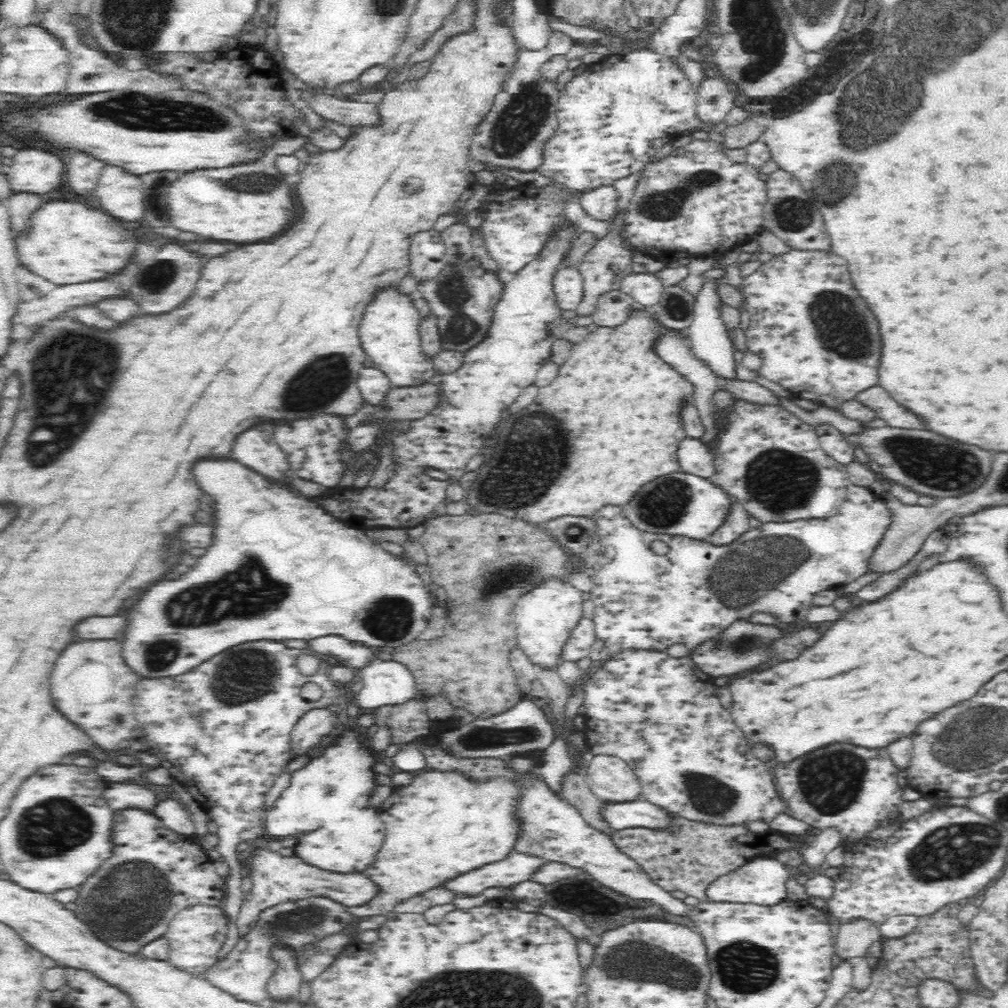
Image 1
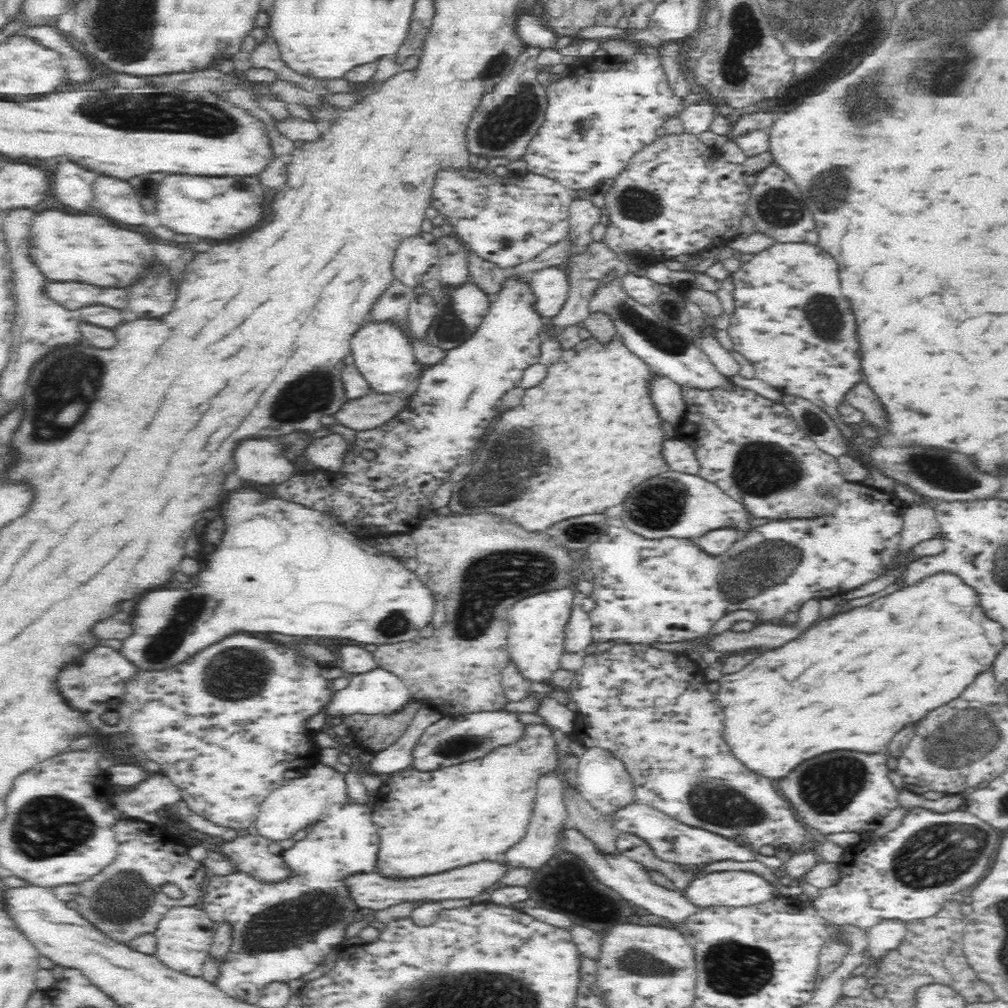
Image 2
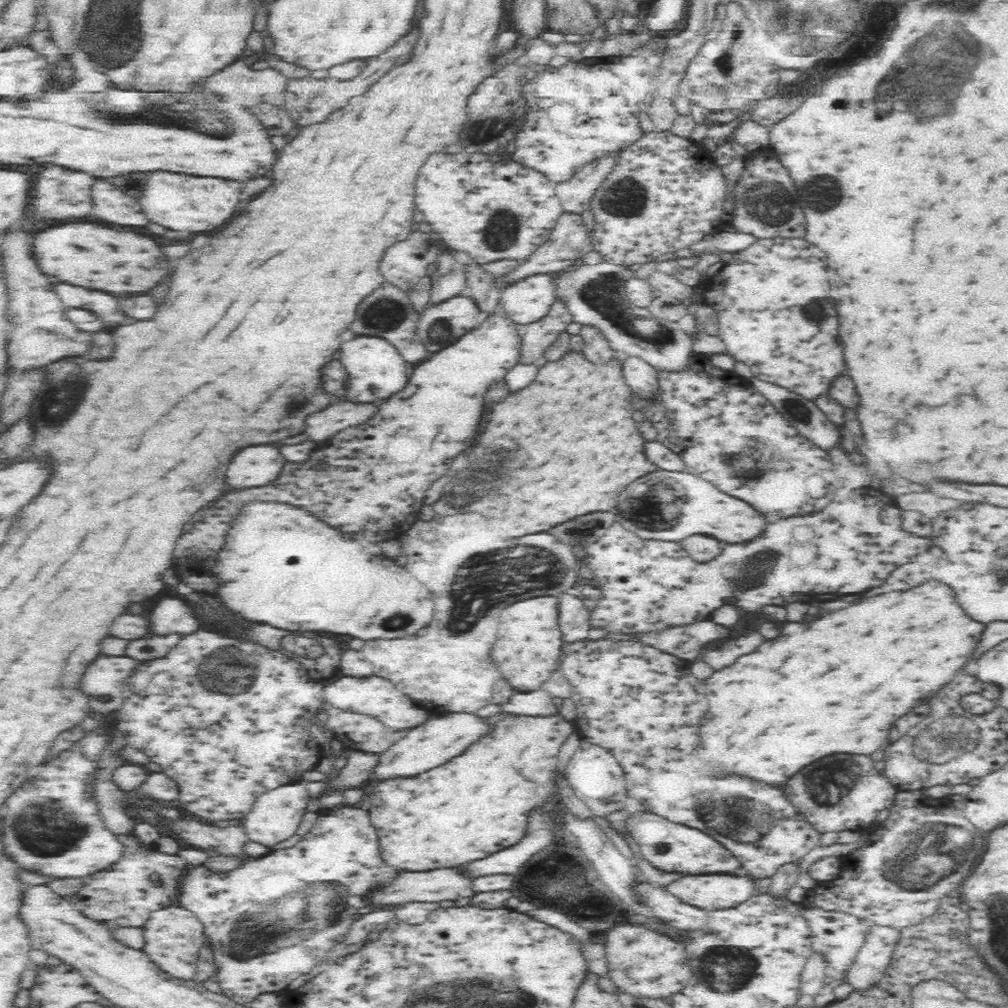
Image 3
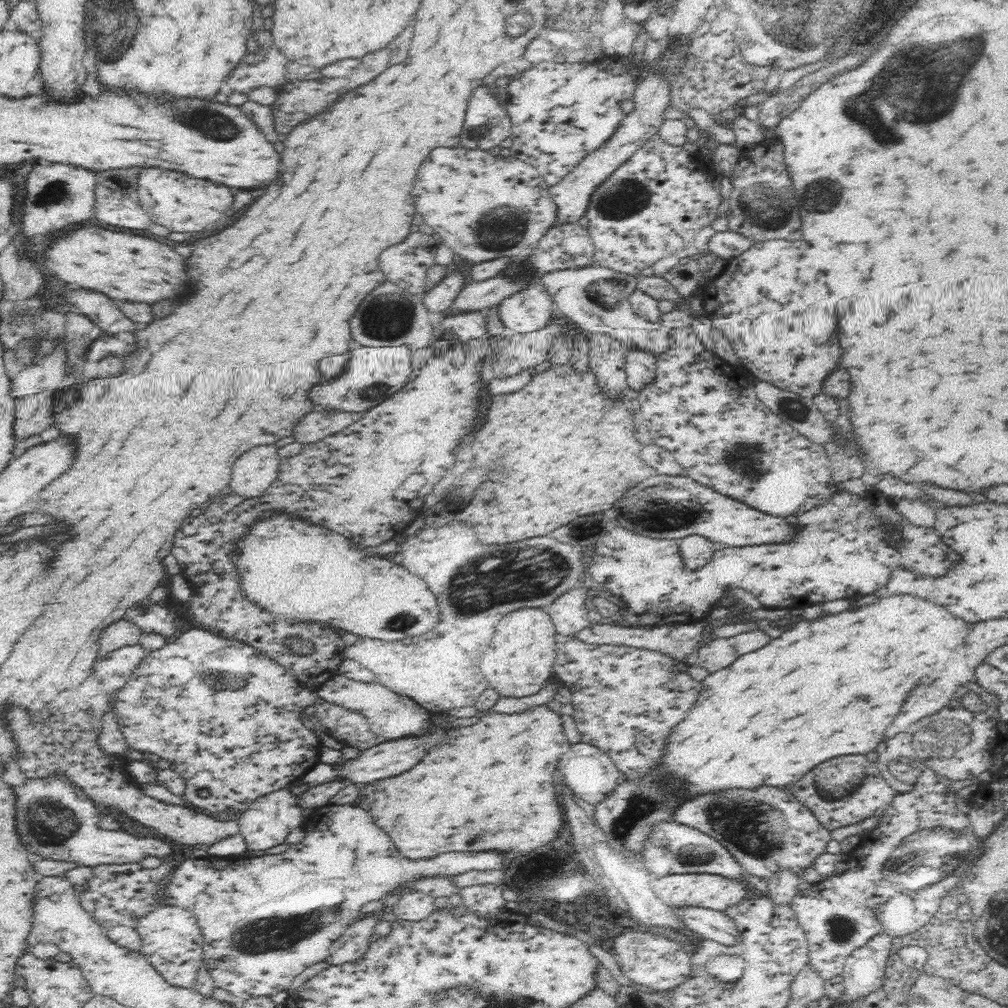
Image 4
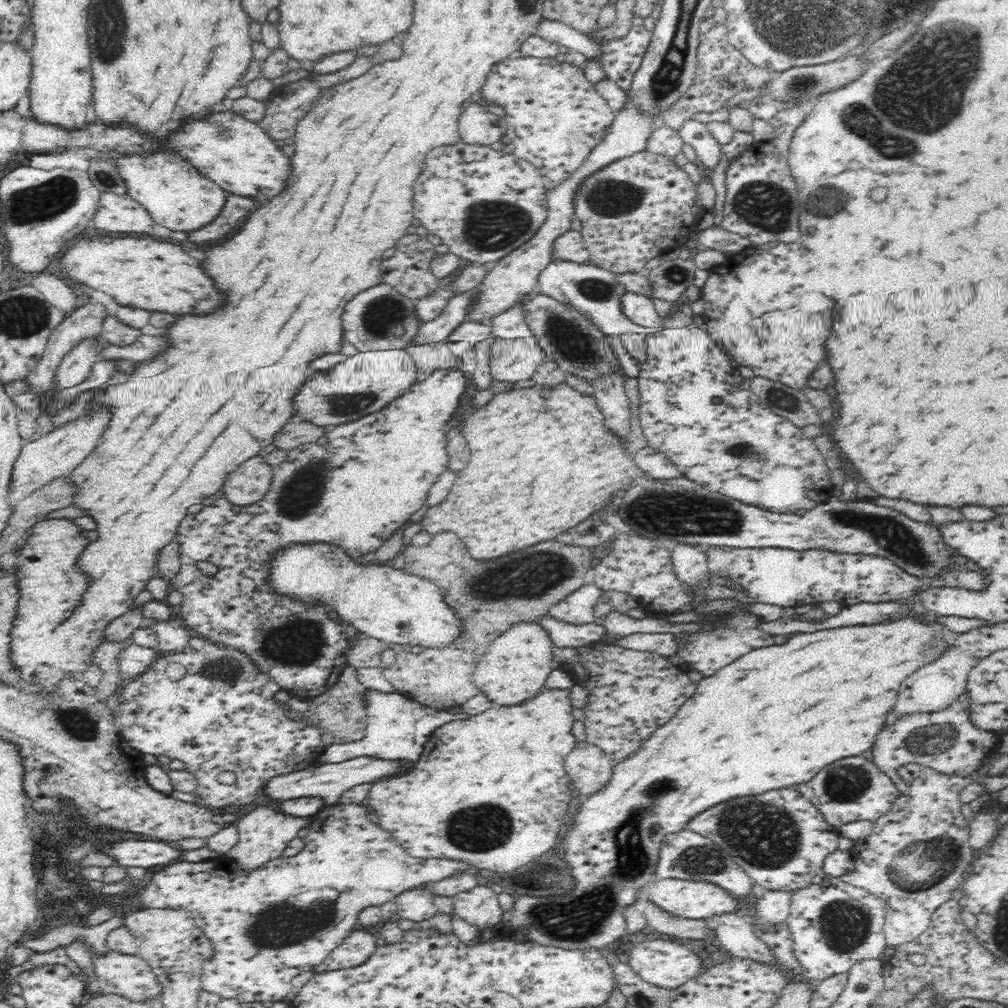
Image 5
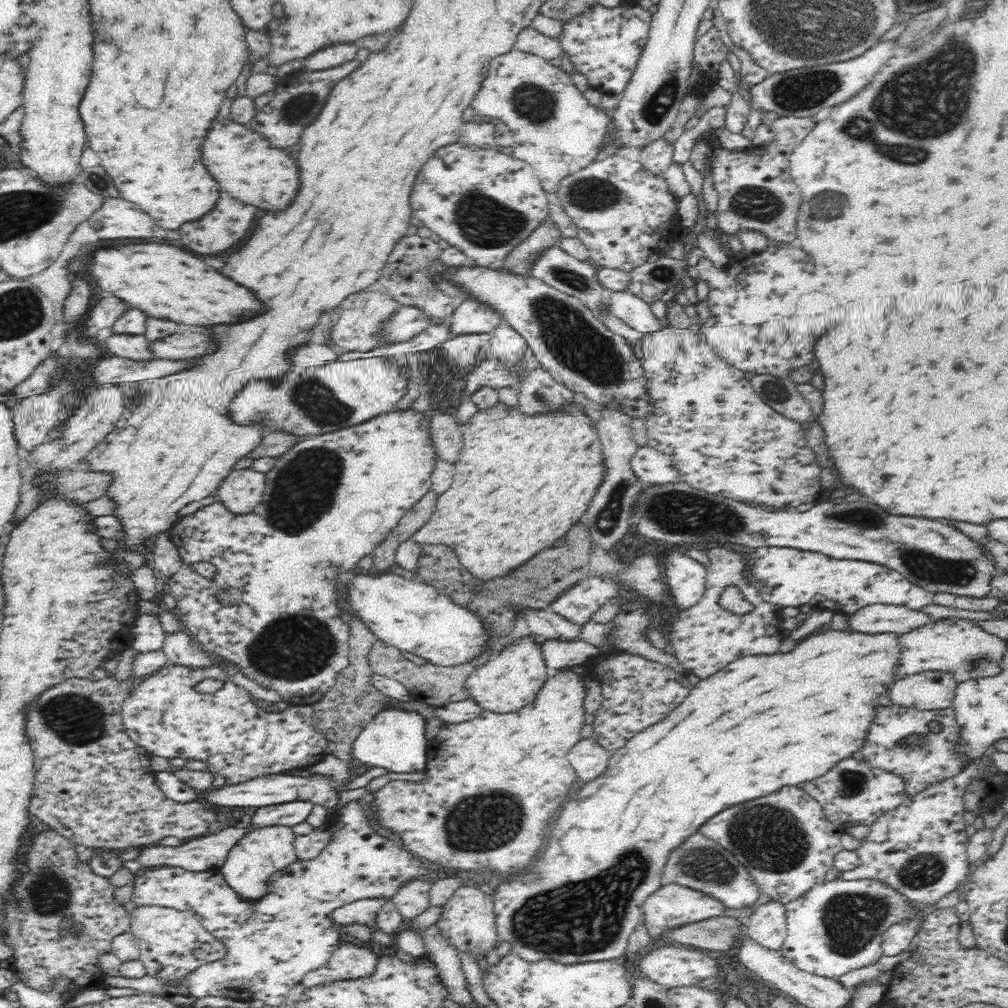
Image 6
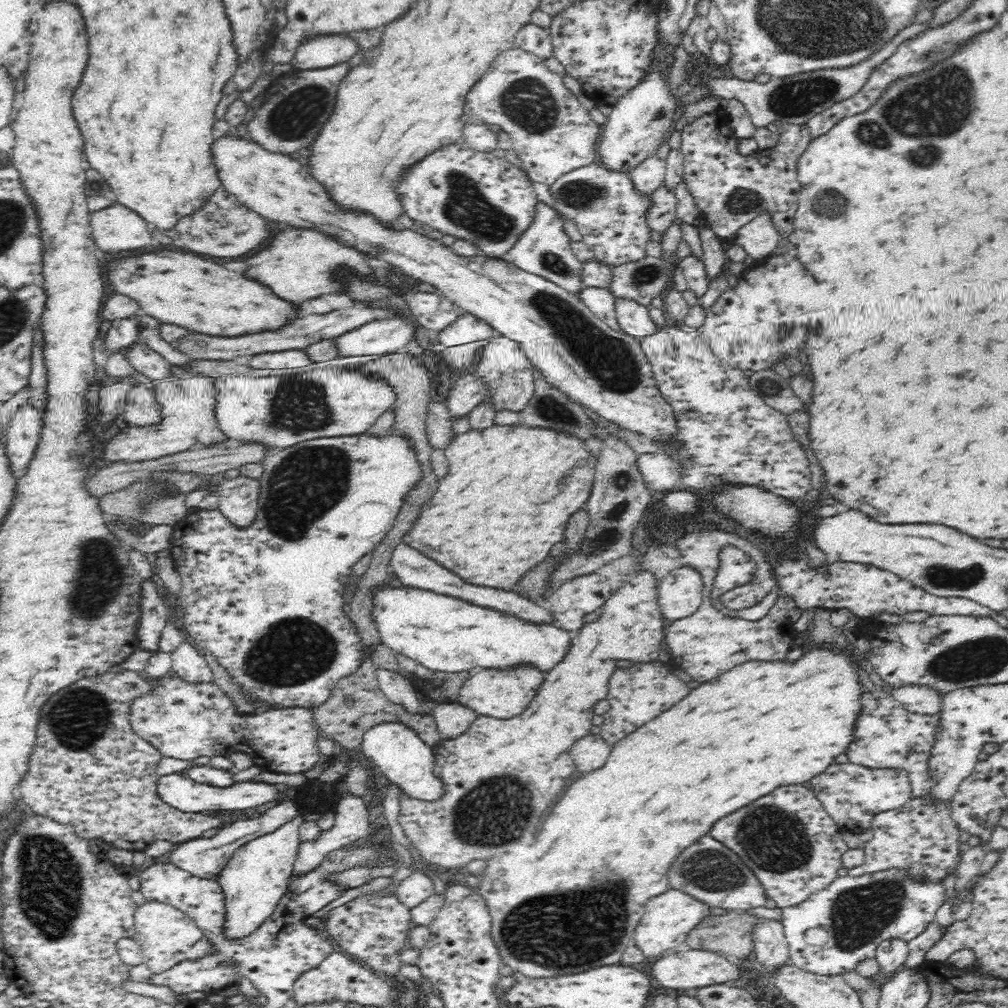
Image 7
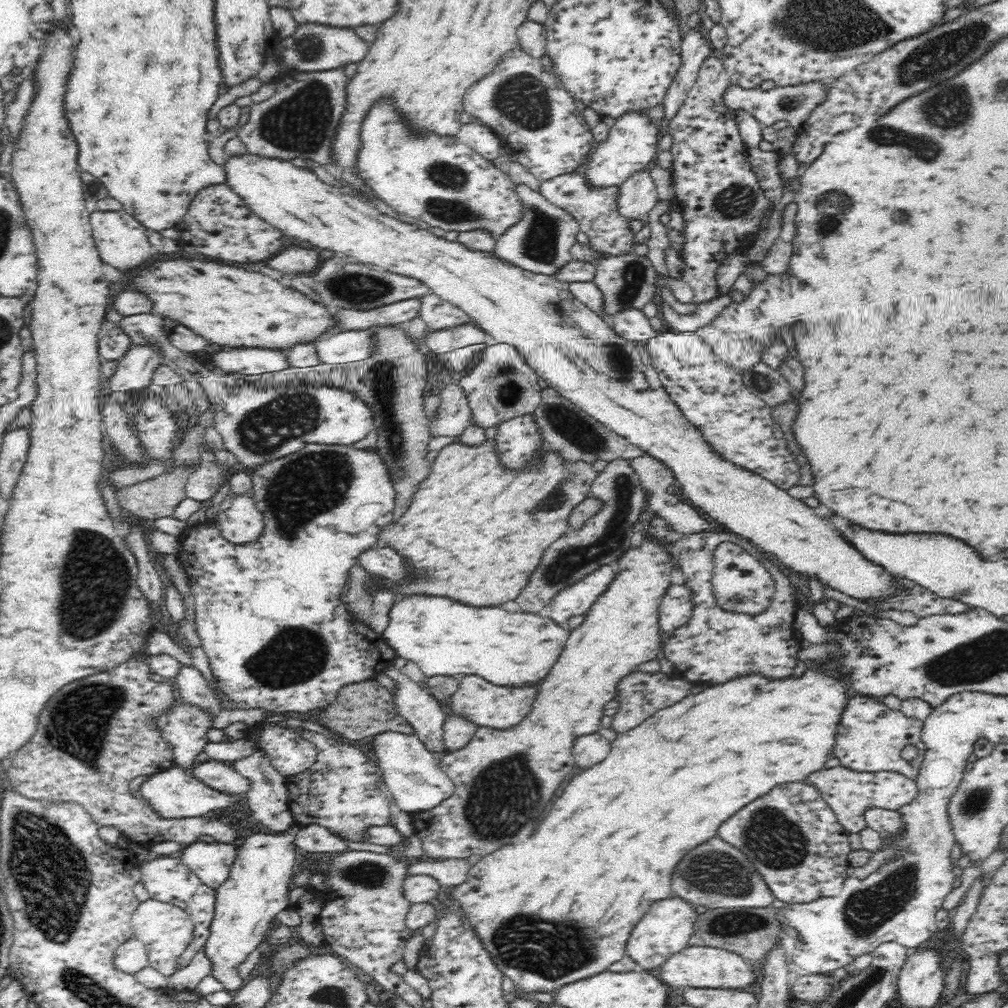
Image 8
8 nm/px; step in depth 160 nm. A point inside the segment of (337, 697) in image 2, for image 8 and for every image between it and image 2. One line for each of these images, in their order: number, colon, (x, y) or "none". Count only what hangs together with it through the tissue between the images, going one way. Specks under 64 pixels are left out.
3: (389, 708)
4: (390, 715)
5: (398, 728)
6: (395, 739)
7: (402, 757)
8: (408, 770)

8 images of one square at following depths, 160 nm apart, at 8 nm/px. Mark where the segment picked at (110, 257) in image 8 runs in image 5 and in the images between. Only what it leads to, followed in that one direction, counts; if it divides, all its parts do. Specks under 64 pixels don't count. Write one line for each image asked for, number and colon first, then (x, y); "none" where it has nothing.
5: (116, 213)
6: (118, 218)
7: (117, 228)

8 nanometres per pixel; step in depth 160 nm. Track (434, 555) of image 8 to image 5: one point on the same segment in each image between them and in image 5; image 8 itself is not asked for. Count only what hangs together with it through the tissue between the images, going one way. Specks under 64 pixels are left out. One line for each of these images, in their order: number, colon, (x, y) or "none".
5: (543, 462)
6: (523, 481)
7: (500, 509)

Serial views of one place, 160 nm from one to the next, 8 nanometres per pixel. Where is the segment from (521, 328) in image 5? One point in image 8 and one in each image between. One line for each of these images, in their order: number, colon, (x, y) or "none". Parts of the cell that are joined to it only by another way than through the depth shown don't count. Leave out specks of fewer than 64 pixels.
6: (507, 345)
7: (509, 375)
8: (502, 385)

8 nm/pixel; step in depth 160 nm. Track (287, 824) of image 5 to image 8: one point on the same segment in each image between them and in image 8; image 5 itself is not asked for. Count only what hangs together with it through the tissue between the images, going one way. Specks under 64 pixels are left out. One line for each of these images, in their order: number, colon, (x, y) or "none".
6: (261, 851)
7: (254, 880)
8: (258, 887)

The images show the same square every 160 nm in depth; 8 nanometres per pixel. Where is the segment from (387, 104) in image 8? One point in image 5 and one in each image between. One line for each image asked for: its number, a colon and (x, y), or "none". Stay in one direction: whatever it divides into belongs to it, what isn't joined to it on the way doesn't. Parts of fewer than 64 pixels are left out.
5: (483, 204)
6: (484, 203)
7: (479, 197)

